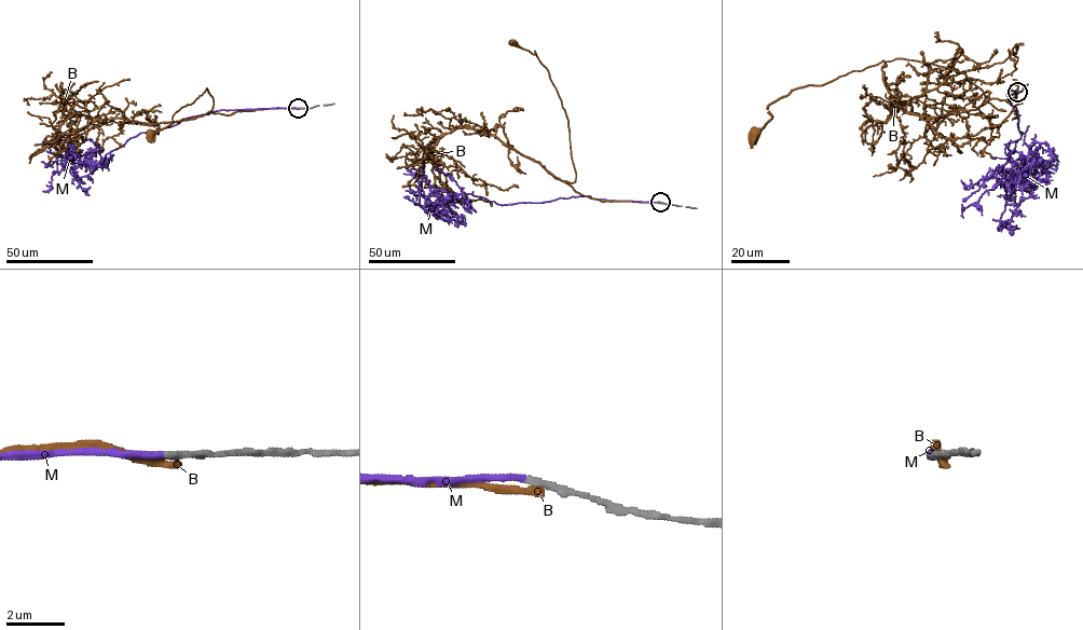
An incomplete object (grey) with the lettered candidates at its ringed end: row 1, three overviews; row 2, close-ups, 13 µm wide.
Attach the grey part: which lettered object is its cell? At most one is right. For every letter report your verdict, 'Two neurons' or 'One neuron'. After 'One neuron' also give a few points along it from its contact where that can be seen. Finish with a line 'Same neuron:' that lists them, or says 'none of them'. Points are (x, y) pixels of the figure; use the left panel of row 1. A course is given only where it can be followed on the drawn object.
B: Two neurons
M: One neuron. Its course: (298, 108), (186, 118), (138, 134), (98, 164), (58, 150), (51, 188), (42, 191)
Same neuron: M

